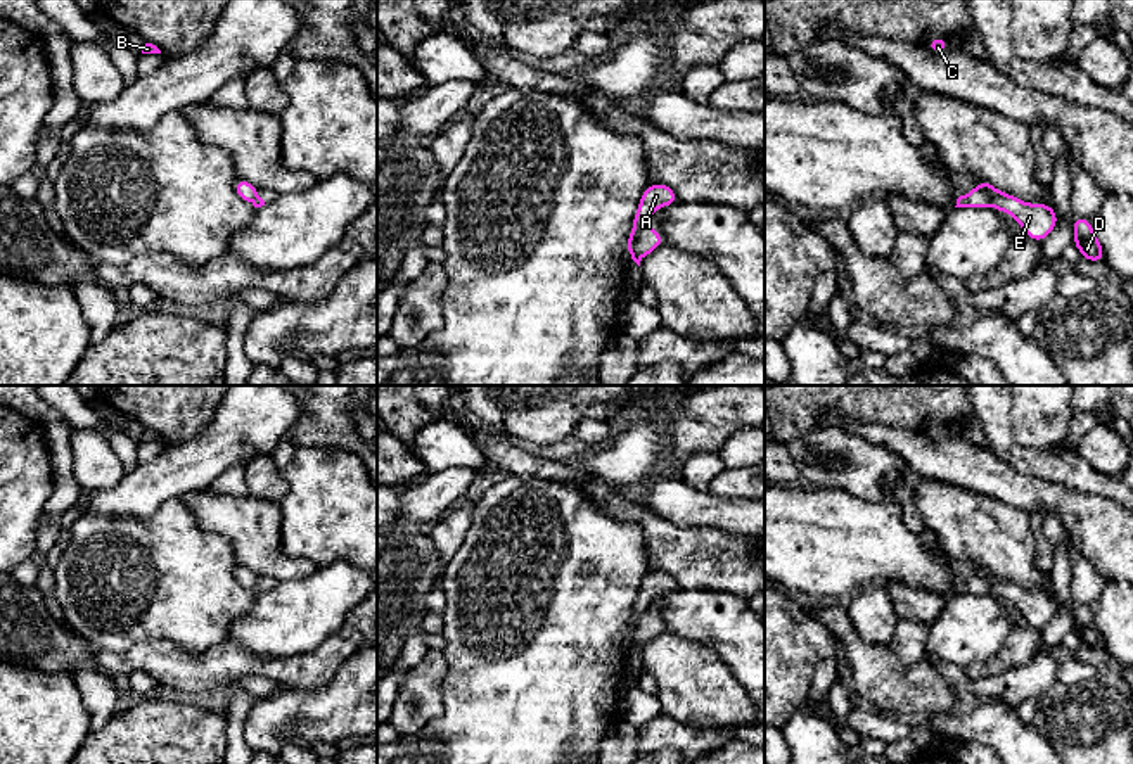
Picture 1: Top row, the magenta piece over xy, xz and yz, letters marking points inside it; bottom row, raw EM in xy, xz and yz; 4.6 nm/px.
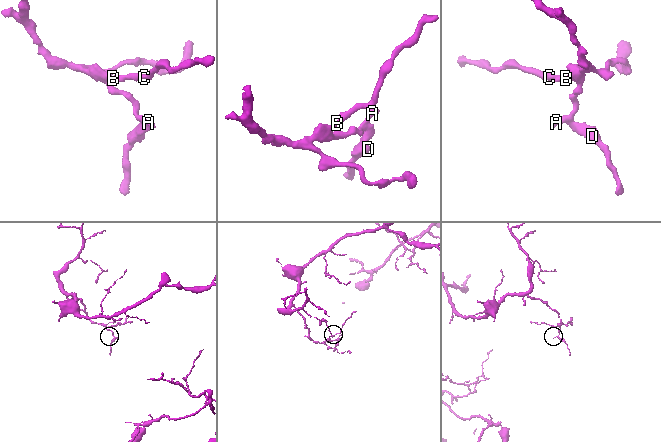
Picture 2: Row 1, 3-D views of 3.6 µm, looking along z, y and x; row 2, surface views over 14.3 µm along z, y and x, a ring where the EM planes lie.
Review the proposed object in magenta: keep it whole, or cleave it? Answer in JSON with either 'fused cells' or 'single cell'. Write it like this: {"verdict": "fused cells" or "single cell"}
{"verdict": "fused cells"}

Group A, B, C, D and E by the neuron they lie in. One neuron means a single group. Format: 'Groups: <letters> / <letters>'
Groups: A B C / D E

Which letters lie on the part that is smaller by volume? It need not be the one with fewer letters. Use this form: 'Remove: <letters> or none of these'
Remove: D, E

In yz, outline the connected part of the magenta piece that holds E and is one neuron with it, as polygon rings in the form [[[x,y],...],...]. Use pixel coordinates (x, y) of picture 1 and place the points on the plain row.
[[[1002,581],[993,586],[993,595],[1008,600],[1017,607],[1026,622],[1036,629],[1043,629],[1057,614],[1059,603],[1052,591],[1027,591],[1010,581]]]

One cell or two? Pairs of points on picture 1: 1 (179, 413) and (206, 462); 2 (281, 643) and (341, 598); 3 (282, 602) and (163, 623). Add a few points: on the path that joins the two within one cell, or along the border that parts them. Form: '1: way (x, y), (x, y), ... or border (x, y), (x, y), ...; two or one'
1: border (218, 405), (213, 419), (198, 434), (165, 445); two
2: way (296, 628), (326, 598); one
3: border (256, 595), (251, 607), (230, 624), (227, 638); two

